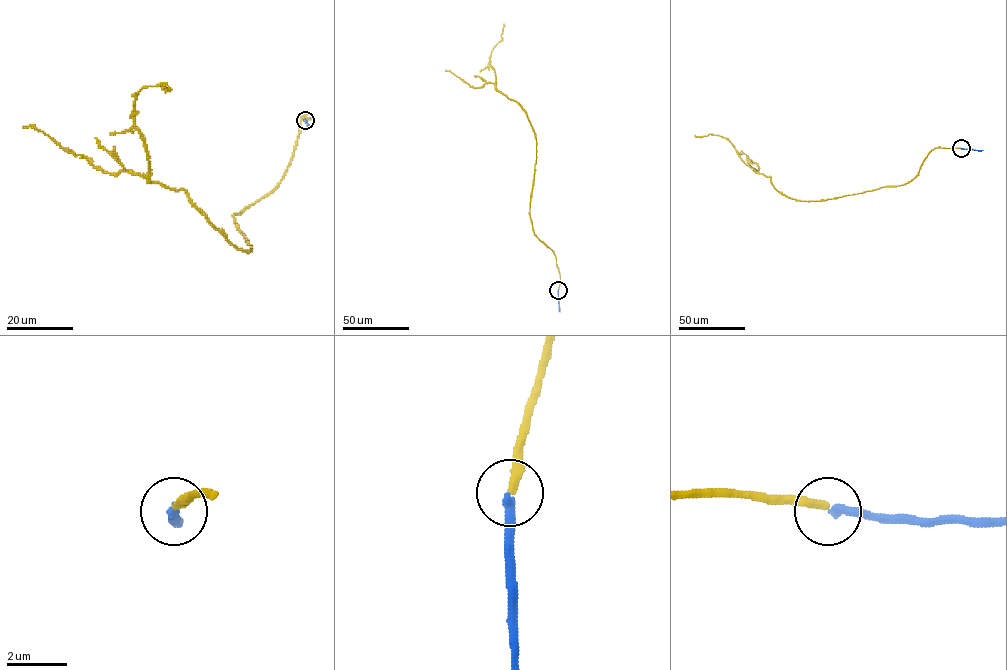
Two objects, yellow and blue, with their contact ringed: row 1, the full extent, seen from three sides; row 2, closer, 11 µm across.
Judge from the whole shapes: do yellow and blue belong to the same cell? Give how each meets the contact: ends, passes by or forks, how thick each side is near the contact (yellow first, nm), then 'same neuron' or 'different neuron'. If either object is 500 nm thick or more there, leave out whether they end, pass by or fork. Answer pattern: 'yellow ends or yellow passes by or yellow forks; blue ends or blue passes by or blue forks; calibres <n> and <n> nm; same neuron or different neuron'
yellow ends; blue ends; calibres 280 and 280 nm; same neuron

